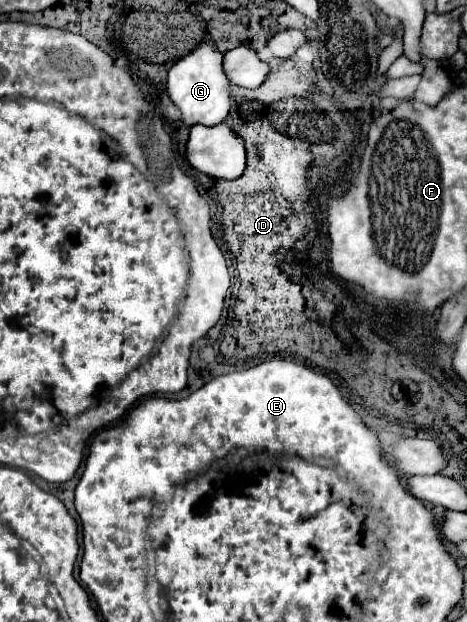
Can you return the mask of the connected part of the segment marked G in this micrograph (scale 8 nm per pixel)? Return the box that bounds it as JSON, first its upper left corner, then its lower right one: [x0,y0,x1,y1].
[166,45,230,127]

